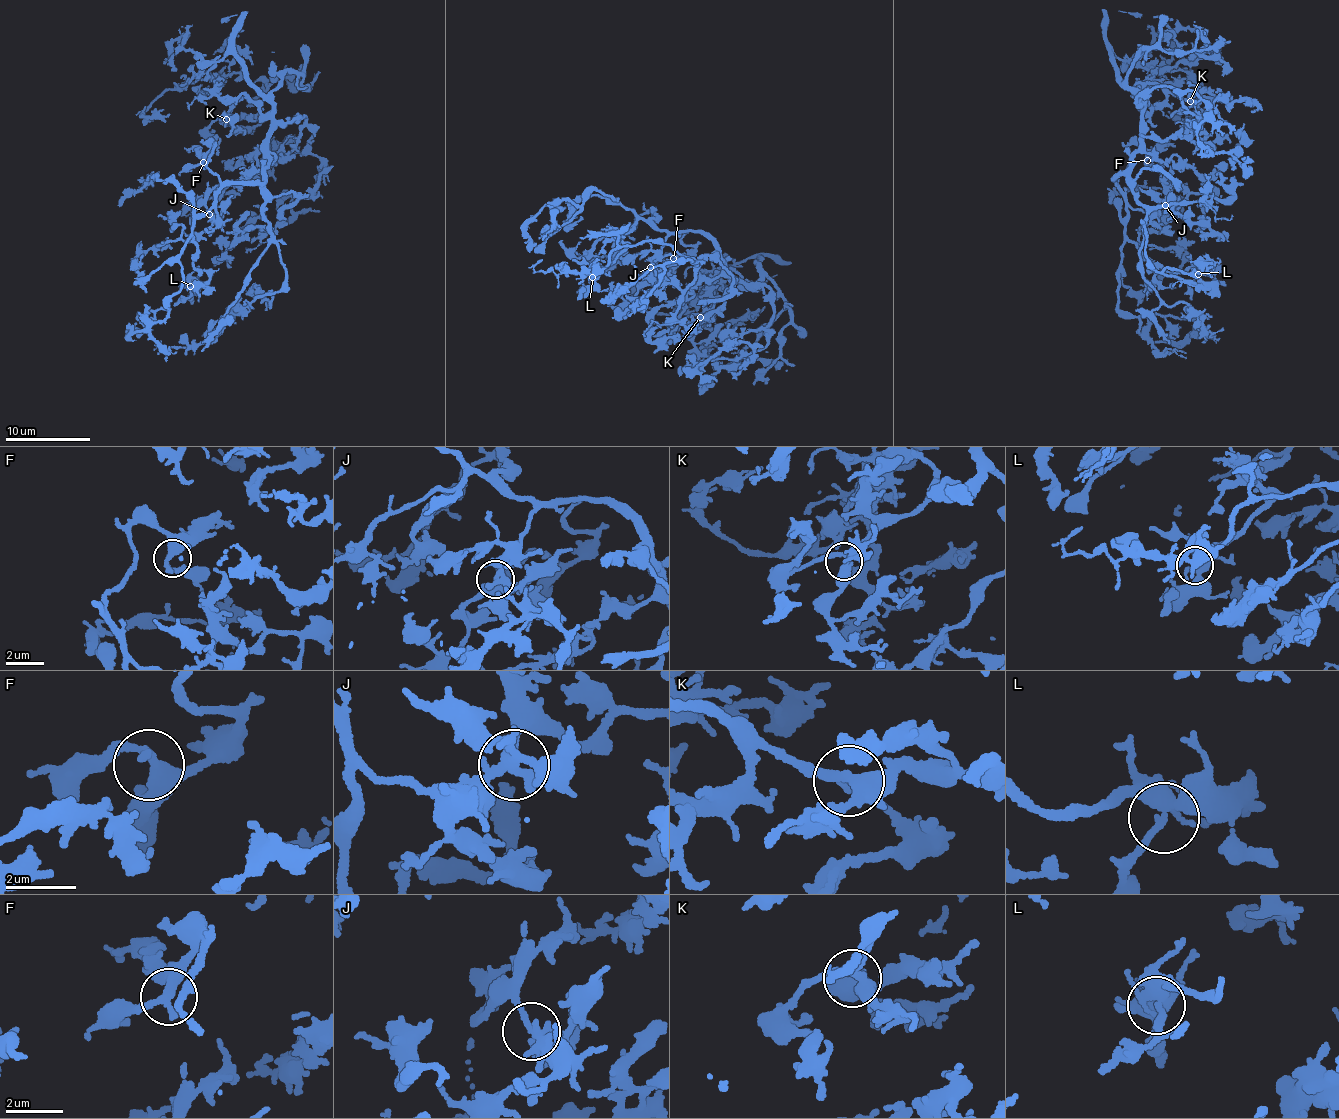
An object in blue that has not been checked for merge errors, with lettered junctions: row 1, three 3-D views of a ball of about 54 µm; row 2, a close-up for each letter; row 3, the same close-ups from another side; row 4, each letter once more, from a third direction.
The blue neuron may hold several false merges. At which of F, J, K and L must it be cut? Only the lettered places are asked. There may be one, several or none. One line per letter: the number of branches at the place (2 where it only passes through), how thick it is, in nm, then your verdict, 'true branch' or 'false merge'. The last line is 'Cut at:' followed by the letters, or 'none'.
F: 3 | 300 nm | true branch
J: 4 | 280 nm | true branch
K: 4 | 300 nm | true branch
L: 5 | 320 nm | true branch
Cut at: none

